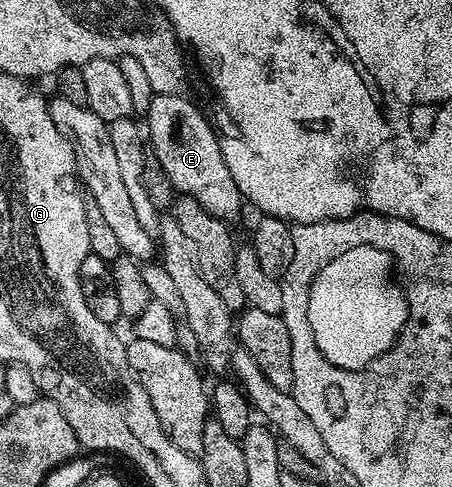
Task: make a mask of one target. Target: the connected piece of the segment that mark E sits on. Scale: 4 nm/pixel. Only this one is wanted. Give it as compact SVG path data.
M182 92L157 93L151 98L145 114L145 133L149 138L149 149L160 160L164 174L170 179L176 194L192 197L215 217L235 223L245 206L229 167L221 155L219 134L214 124L203 118L203 113Z

